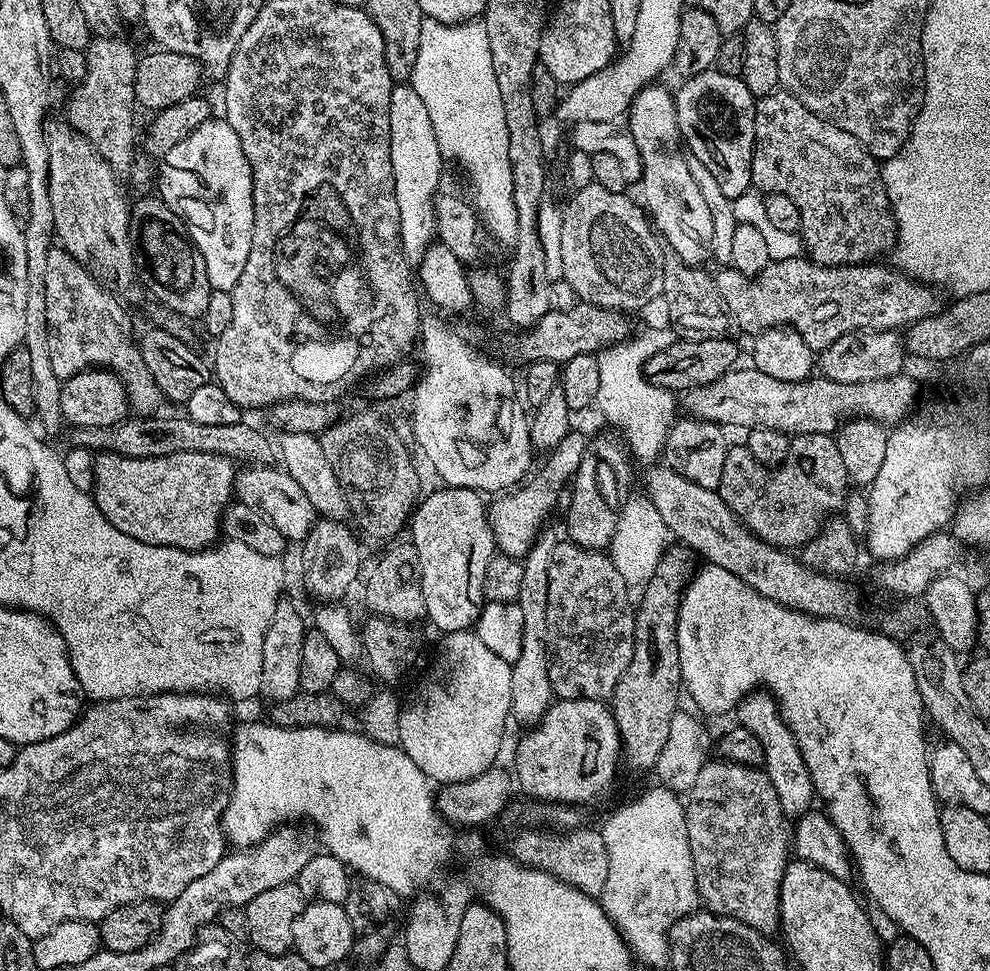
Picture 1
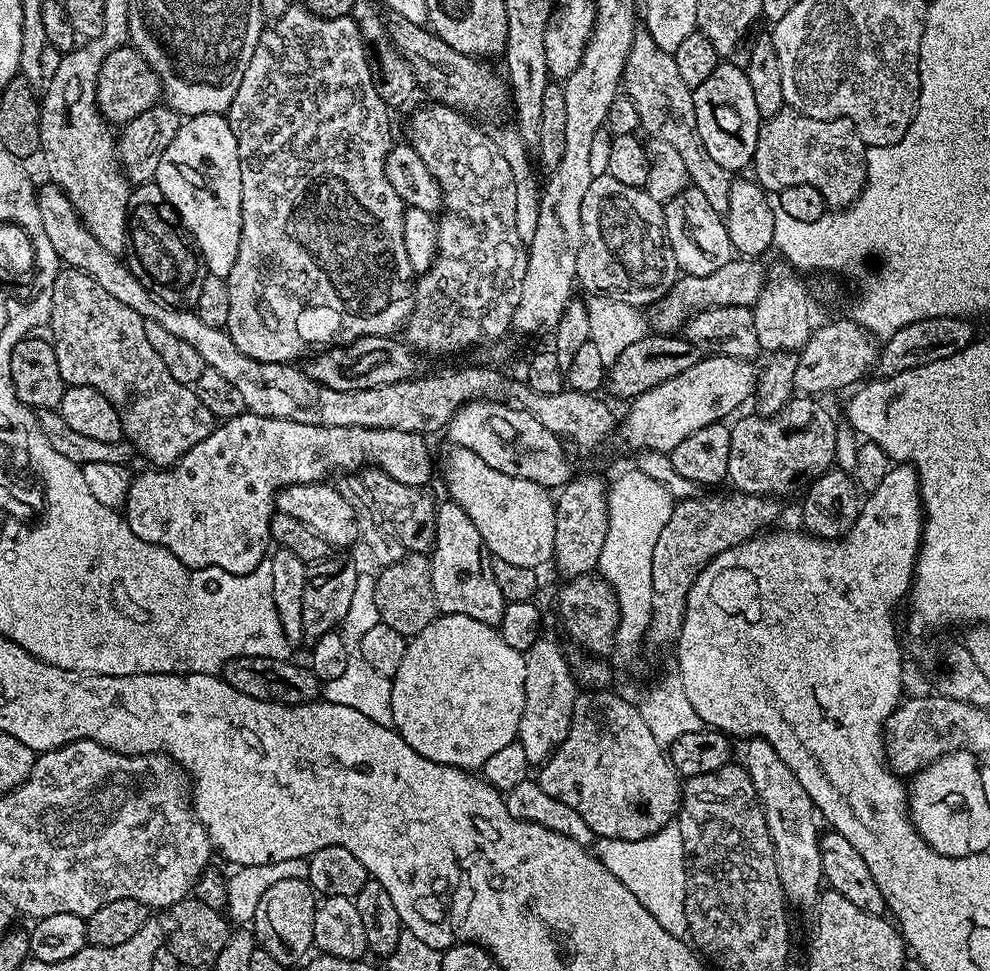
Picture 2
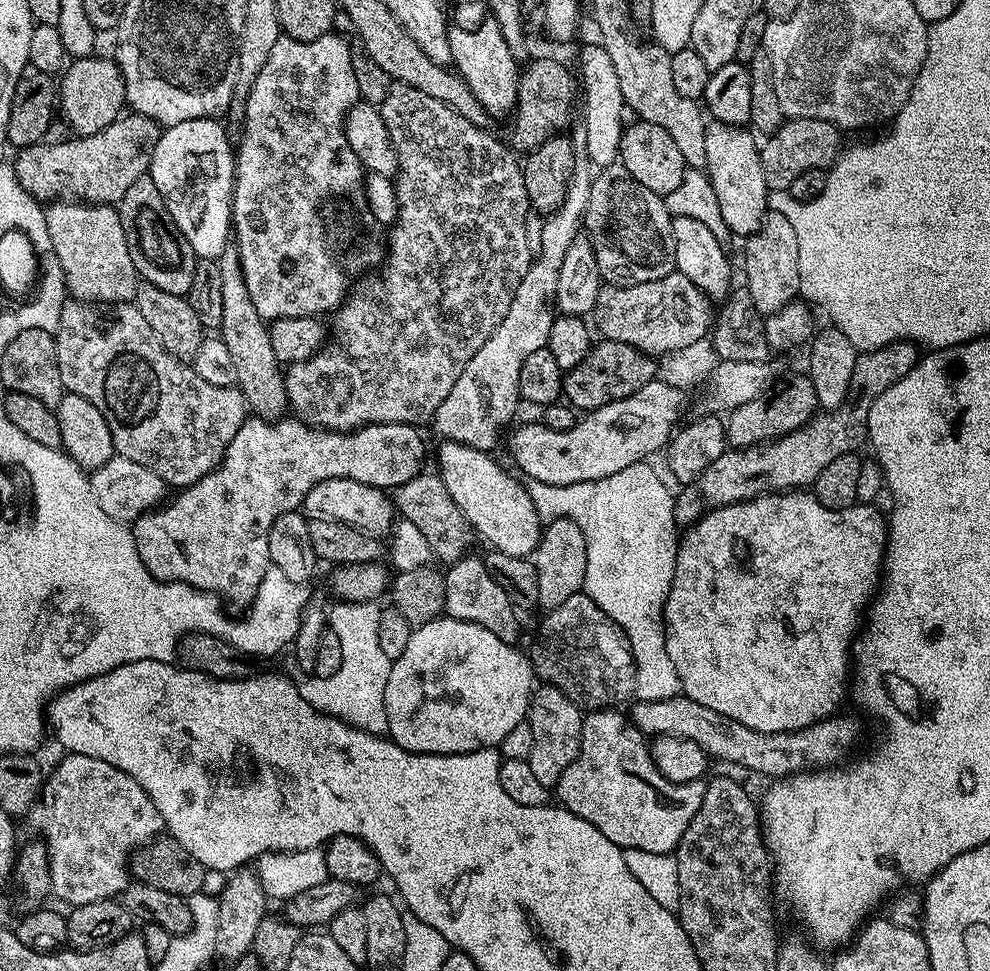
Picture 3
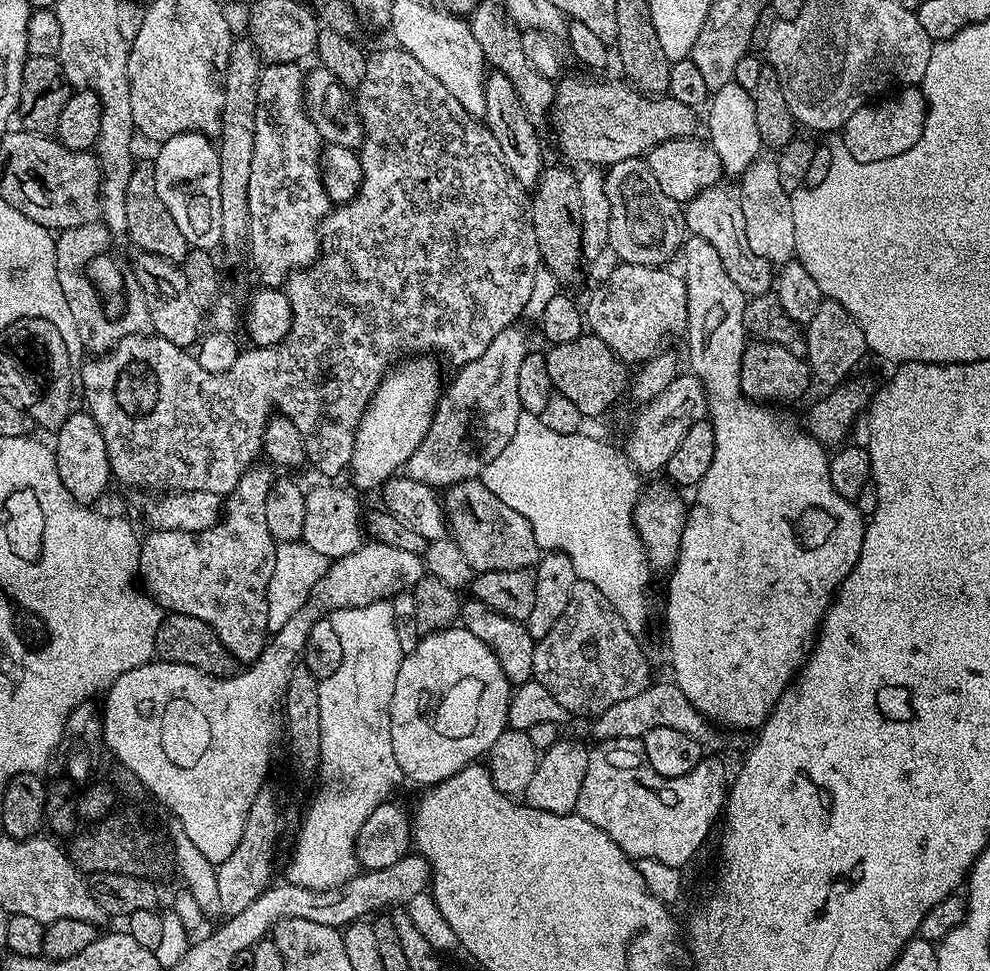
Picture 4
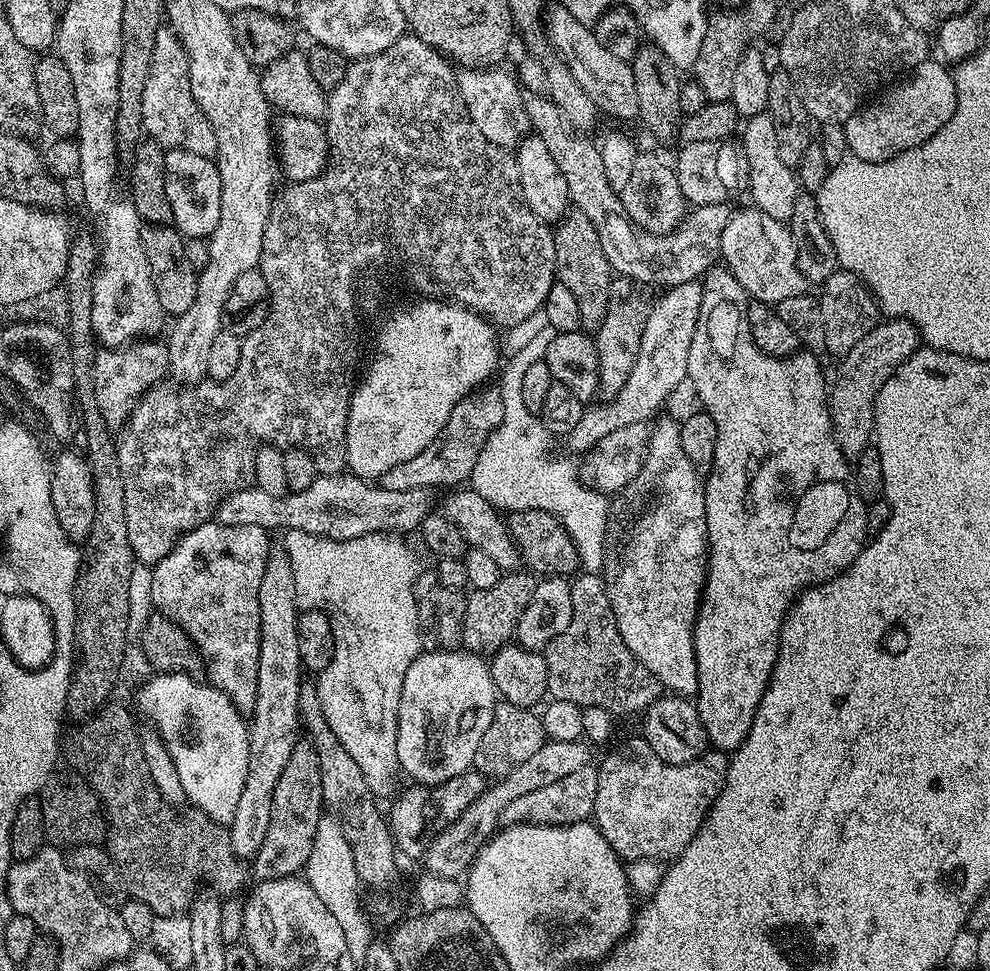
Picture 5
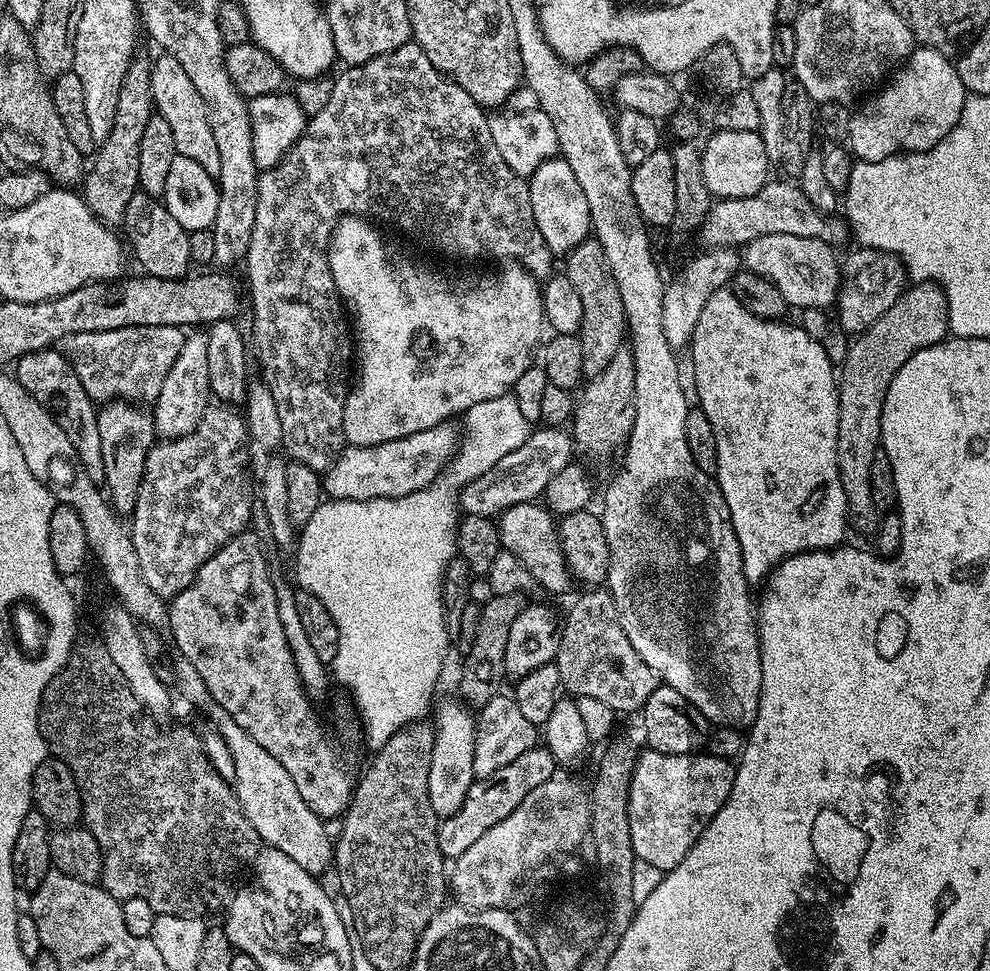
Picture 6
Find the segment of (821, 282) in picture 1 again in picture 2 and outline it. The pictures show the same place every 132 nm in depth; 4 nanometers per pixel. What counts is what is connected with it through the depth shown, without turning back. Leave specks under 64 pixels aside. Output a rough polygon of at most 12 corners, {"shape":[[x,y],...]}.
{"shape":[[734,258],[714,274],[681,275],[651,327],[676,334],[697,312],[751,308],[765,269]]}

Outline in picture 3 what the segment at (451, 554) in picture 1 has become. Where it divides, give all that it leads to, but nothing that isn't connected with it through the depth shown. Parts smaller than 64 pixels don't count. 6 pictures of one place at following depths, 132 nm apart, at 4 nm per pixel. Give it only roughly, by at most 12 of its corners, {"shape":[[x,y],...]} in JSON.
{"shape":[[478,555],[443,573],[444,612],[516,644],[518,610]]}

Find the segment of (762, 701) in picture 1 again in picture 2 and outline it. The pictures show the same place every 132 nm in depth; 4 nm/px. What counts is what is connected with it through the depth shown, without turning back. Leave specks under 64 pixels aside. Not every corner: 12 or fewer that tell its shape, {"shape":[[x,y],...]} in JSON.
{"shape":[[768,742],[742,762],[763,806],[785,899],[817,909],[818,810]]}

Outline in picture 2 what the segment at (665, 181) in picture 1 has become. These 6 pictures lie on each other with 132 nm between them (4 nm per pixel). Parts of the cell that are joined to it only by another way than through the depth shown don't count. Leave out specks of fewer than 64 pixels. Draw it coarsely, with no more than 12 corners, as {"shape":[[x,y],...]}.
{"shape":[[689,186],[664,204],[683,275],[734,259],[724,216]]}

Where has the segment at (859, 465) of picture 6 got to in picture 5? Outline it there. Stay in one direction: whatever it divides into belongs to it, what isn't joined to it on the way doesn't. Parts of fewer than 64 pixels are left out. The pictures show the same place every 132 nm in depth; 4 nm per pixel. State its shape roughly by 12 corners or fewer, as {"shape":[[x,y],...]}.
{"shape":[[888,318],[839,361],[828,413],[837,449],[873,443],[886,378],[920,334]]}

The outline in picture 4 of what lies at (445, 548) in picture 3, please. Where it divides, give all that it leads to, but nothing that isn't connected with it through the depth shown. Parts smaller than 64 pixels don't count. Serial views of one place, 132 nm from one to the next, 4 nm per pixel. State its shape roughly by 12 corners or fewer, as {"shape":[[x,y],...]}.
{"shape":[[473,478],[445,489],[451,537],[475,573],[531,569],[530,522]]}

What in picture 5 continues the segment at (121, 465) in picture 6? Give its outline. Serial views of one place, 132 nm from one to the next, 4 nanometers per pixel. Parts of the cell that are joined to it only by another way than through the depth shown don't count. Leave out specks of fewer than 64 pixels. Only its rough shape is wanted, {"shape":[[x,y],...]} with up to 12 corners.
{"shape":[[167,343],[101,347],[94,394],[106,426],[123,429],[169,375]]}

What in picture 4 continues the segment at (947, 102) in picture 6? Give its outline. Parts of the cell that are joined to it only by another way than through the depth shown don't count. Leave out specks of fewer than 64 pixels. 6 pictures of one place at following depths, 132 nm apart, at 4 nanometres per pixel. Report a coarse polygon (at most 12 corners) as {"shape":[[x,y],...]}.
{"shape":[[916,86],[850,114],[842,146],[863,164],[922,138],[928,101]]}

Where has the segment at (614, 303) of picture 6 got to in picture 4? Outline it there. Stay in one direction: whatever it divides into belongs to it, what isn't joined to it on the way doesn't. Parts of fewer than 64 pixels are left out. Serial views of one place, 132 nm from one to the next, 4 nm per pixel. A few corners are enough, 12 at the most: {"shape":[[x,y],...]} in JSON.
{"shape":[[545,167],[530,196],[545,269],[580,276],[577,173]]}

